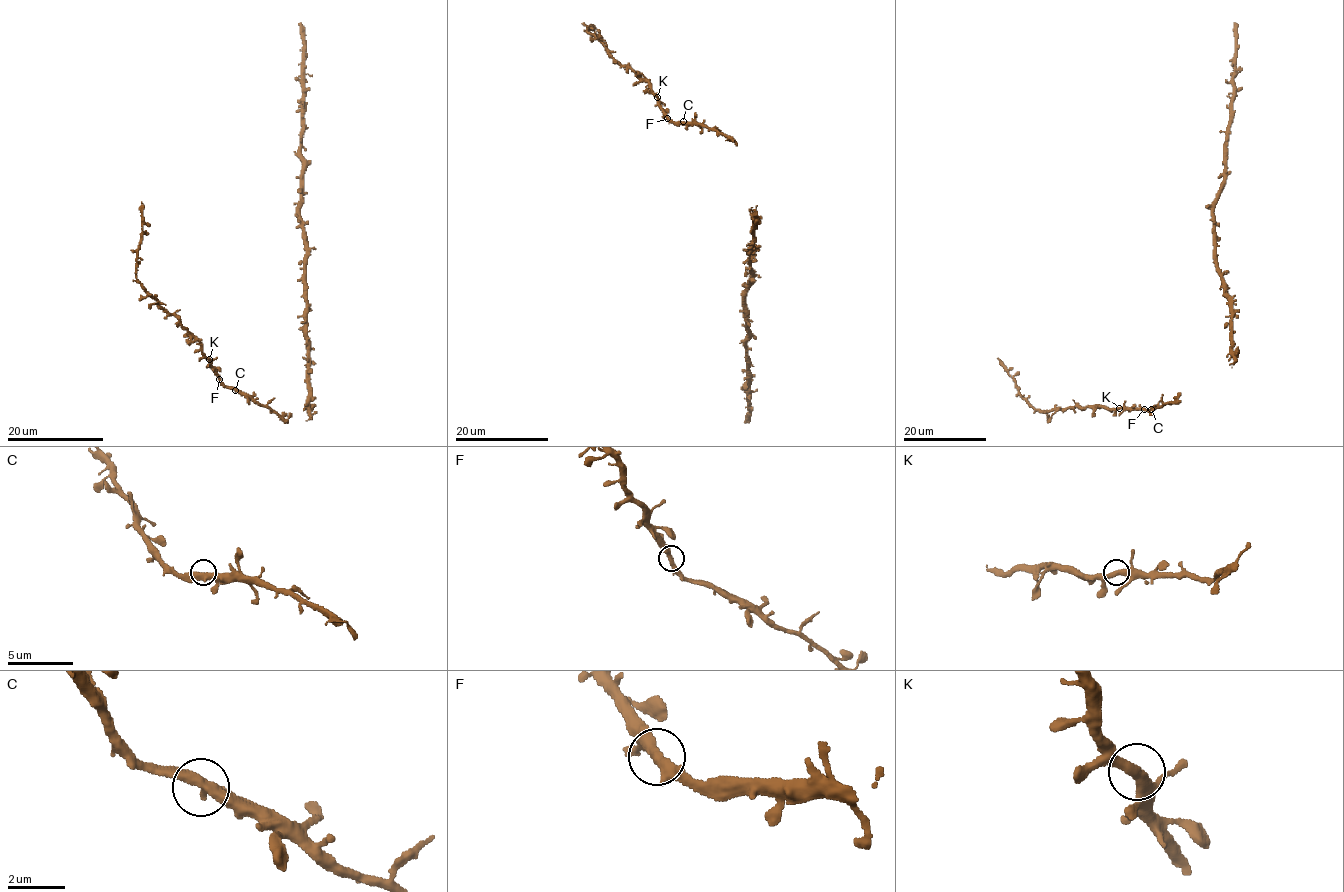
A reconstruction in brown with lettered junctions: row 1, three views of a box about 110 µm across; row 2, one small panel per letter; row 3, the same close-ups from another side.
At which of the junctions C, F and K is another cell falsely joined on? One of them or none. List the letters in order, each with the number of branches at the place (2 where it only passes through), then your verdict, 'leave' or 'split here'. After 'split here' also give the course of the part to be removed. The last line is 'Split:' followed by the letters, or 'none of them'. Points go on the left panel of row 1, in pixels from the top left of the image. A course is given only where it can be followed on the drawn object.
C: 2 branches meet; leave
F: 2 branches meet; leave
K: 2 branches meet; leave
Split: none of them

